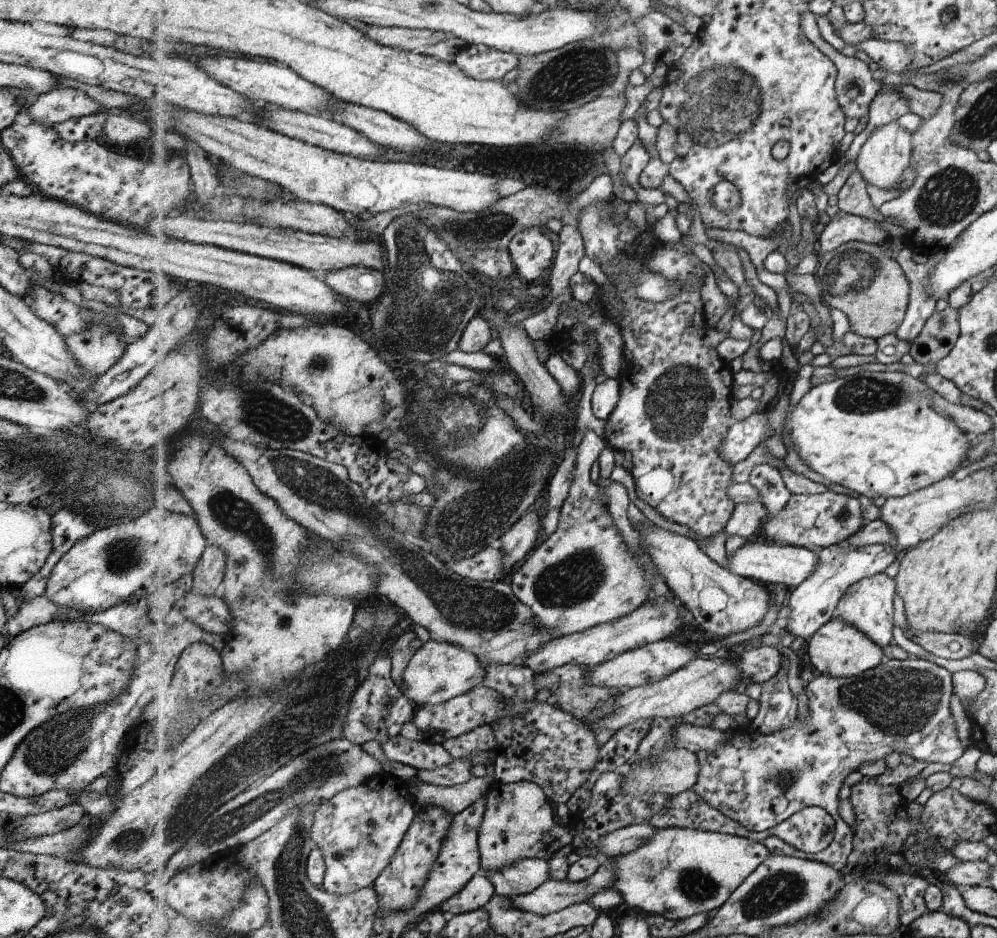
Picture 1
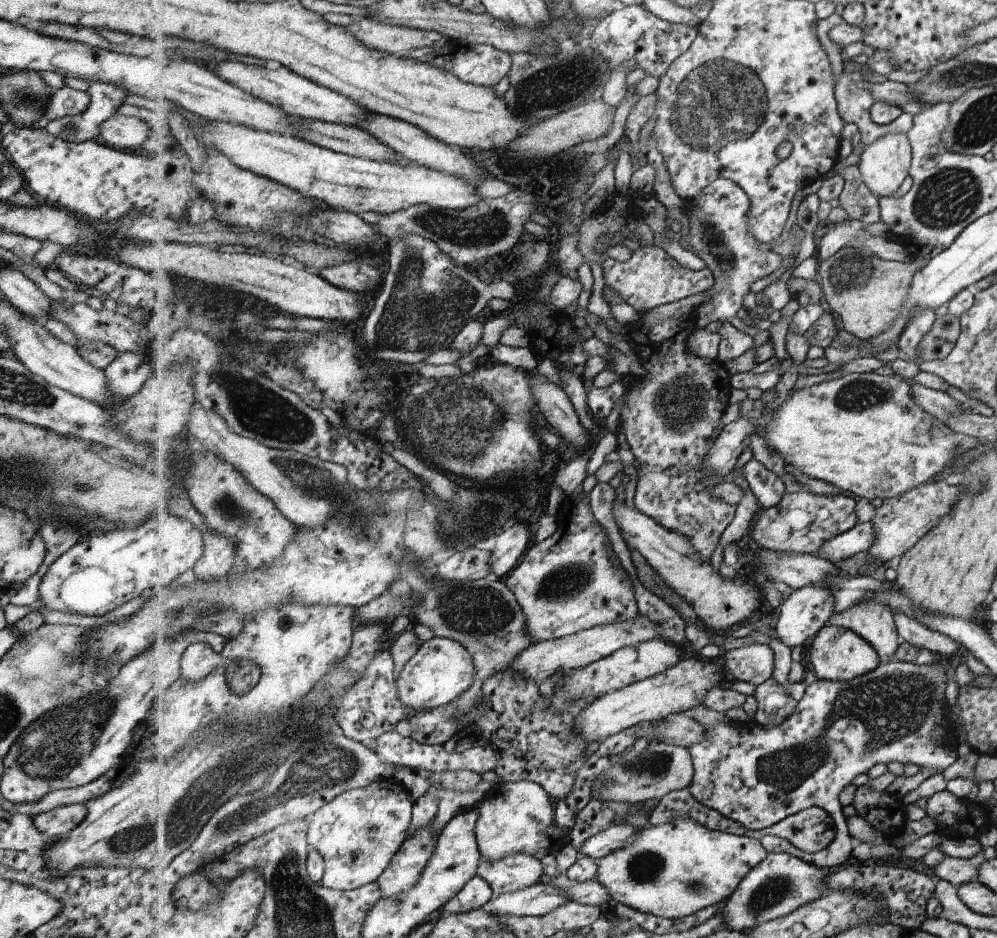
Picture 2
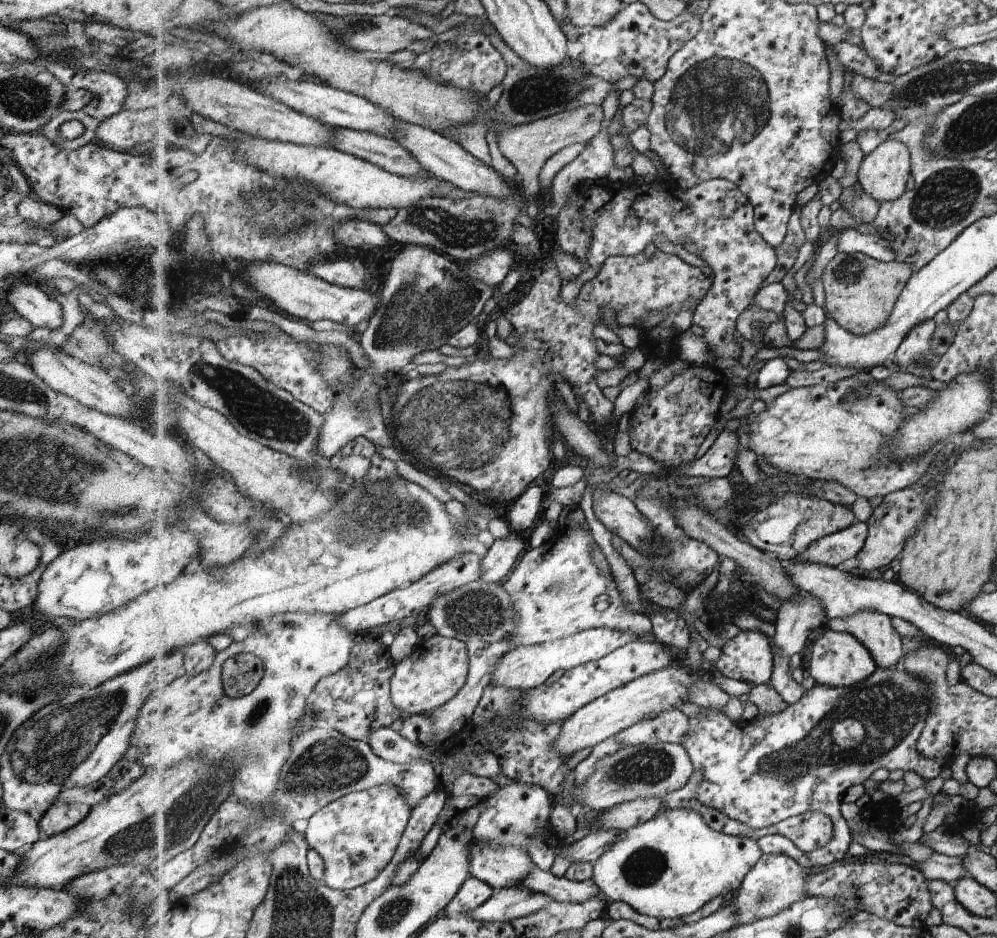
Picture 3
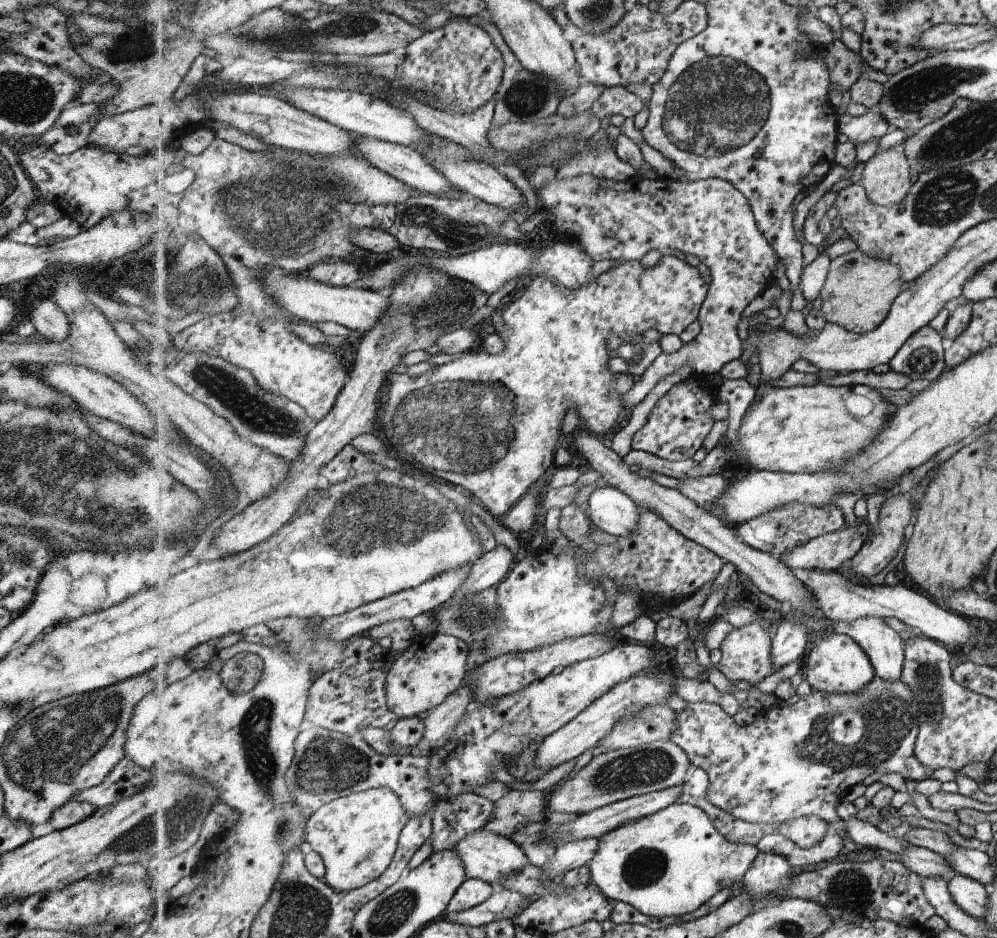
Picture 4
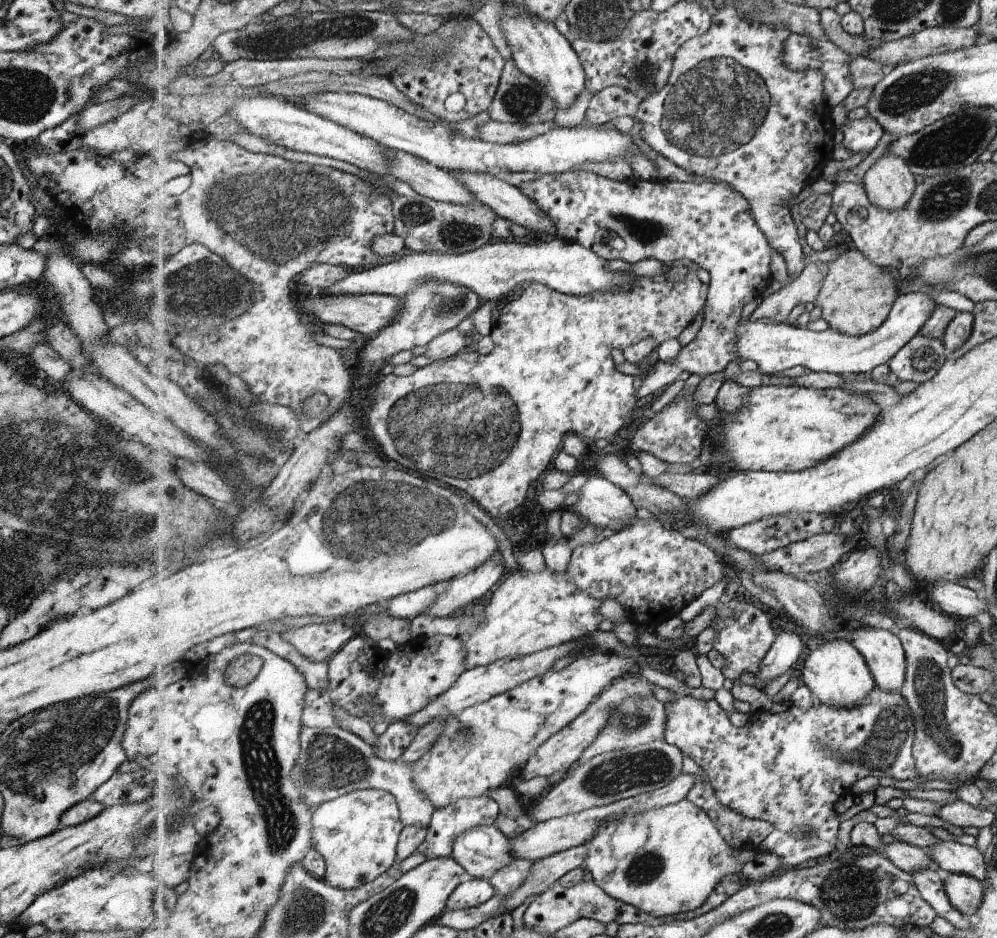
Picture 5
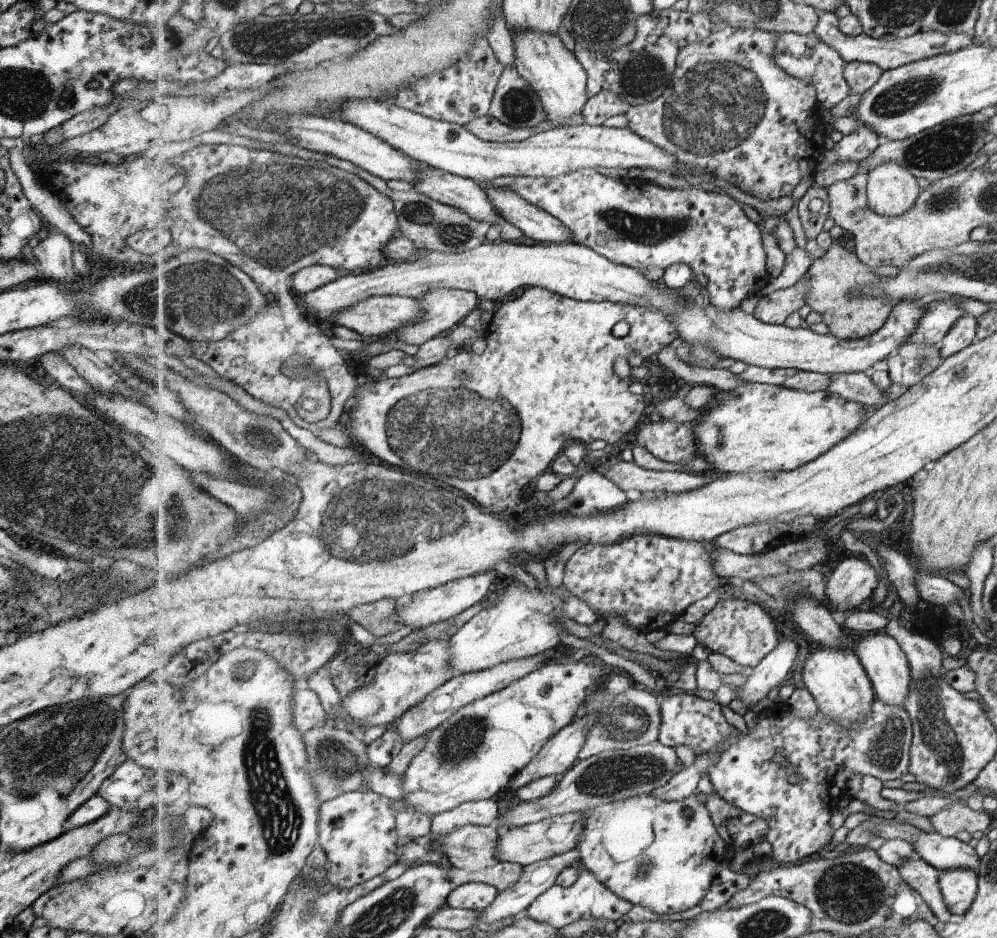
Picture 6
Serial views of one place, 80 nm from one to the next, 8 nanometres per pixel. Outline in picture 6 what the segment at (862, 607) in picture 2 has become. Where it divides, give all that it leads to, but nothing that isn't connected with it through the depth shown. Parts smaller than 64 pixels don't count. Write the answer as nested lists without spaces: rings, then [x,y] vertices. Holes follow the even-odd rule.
[[[885,633],[865,635],[855,651],[860,656],[863,666],[866,667],[870,679],[874,682],[874,689],[879,700],[883,700],[888,705],[903,705],[908,700],[911,686],[913,686],[912,666],[906,651],[897,639]]]

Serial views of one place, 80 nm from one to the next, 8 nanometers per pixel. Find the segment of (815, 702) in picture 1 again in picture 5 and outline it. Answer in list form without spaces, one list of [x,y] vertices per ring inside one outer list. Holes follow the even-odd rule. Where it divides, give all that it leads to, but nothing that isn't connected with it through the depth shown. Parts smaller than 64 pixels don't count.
[[[876,686],[860,704],[855,703],[844,709],[821,703],[803,710],[790,701],[782,701],[773,704],[768,711],[756,711],[743,727],[731,724],[729,714],[716,699],[704,701],[685,695],[669,702],[667,710],[668,723],[663,740],[678,746],[704,770],[722,805],[747,818],[769,821],[774,829],[761,843],[760,850],[778,854],[782,858],[782,864],[791,868],[801,866],[811,858],[815,860],[829,856],[835,850],[841,826],[835,804],[839,802],[839,793],[850,792],[857,780],[865,776],[890,776],[899,780],[921,777],[914,757],[915,717],[902,690],[884,691]],[[817,751],[840,752],[839,758],[845,762],[845,766],[841,766],[833,778],[823,780],[823,784],[819,786],[813,784],[811,766],[819,766],[823,772],[823,766],[837,766],[839,762],[831,756],[829,762],[823,762],[823,756],[815,754]]]

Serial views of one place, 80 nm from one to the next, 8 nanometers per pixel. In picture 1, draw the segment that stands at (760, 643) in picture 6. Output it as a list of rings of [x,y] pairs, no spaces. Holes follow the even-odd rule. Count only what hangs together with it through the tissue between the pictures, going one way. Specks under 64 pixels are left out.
[[[771,646],[753,647],[749,651],[738,653],[733,651],[733,656],[743,671],[746,683],[766,683],[782,670],[784,656]]]

